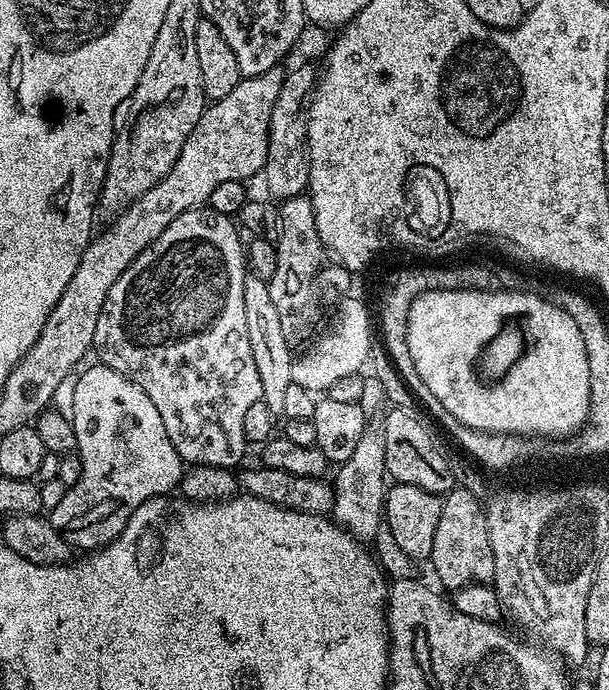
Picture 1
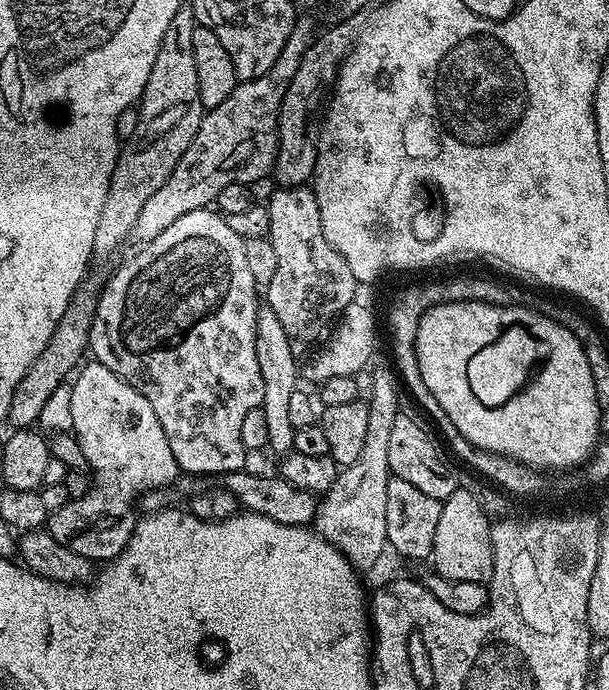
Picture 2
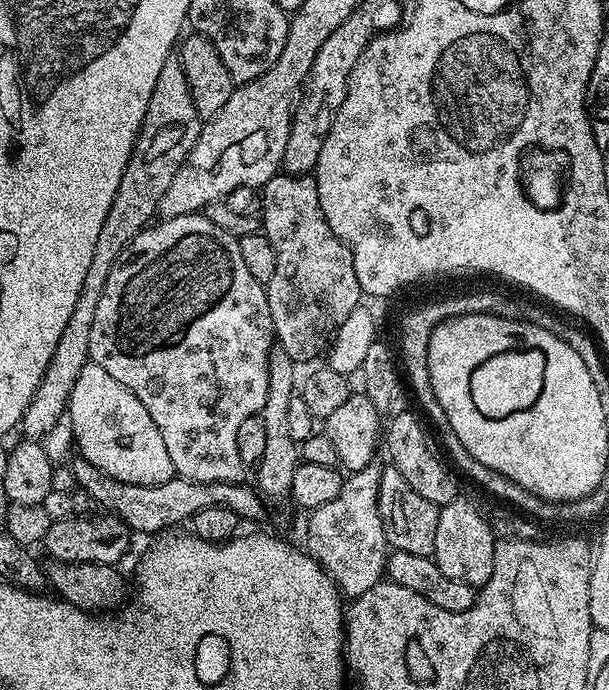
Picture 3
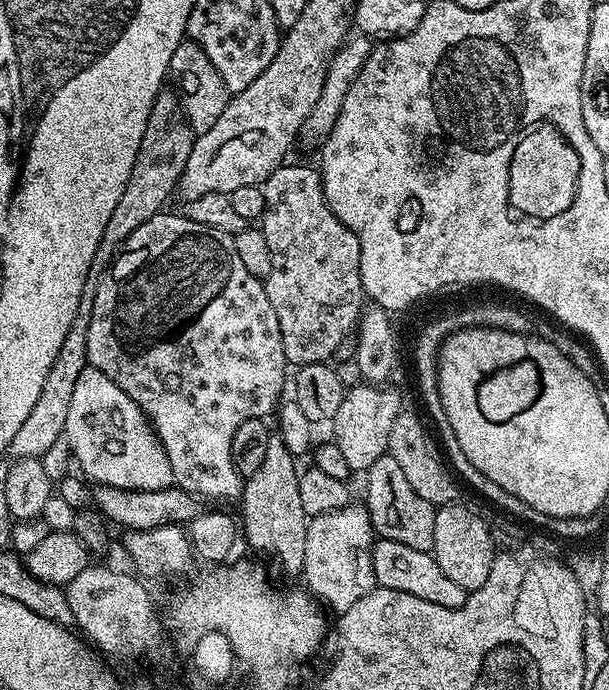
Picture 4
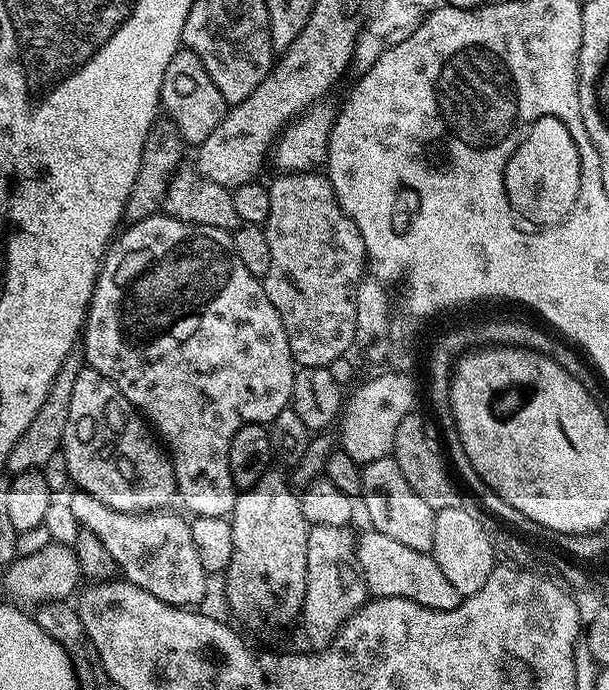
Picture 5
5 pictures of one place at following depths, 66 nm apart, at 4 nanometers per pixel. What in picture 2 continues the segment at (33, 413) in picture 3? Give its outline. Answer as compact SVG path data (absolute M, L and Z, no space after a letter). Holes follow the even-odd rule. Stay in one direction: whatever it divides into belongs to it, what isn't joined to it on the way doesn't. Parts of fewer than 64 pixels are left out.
M185 6L174 14L166 29L166 38L162 38L158 58L154 58L154 70L150 70L150 78L146 78L144 93L138 101L140 117L136 120L136 129L121 147L110 178L110 190L106 190L106 202L102 202L102 214L98 214L92 251L97 261L114 255L120 243L131 237L142 206L168 181L205 114L198 94L198 72L194 70L192 39L197 26L191 7Z

